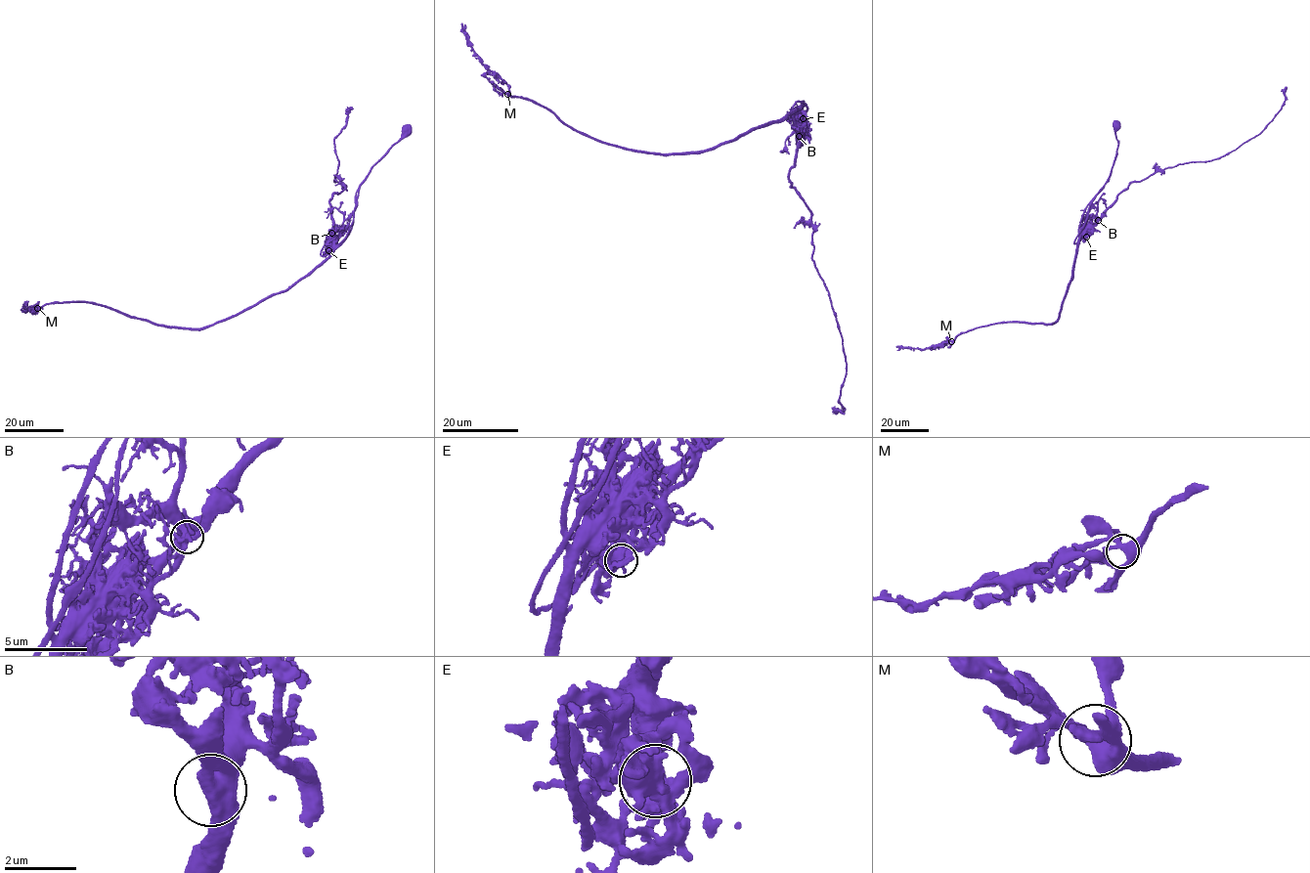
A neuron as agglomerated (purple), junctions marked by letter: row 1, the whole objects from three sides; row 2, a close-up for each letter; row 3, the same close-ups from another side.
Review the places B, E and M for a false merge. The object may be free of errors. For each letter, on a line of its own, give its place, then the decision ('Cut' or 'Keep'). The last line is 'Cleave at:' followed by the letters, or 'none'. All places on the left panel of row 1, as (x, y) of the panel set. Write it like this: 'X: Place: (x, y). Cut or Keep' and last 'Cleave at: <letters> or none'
B: Place: (331, 233). Keep
E: Place: (328, 250). Cut
M: Place: (37, 308). Keep
Cleave at: E

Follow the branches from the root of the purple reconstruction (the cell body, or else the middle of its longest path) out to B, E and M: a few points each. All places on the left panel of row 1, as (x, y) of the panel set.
B: (406, 130), (406, 134), (371, 168), (360, 187), (352, 212), (331, 233)
E: (406, 130), (406, 134), (371, 168), (360, 187), (348, 226), (328, 250)
M: (406, 130), (360, 187), (352, 228), (338, 245), (285, 289), (236, 314), (198, 328), (80, 301), (37, 308)

